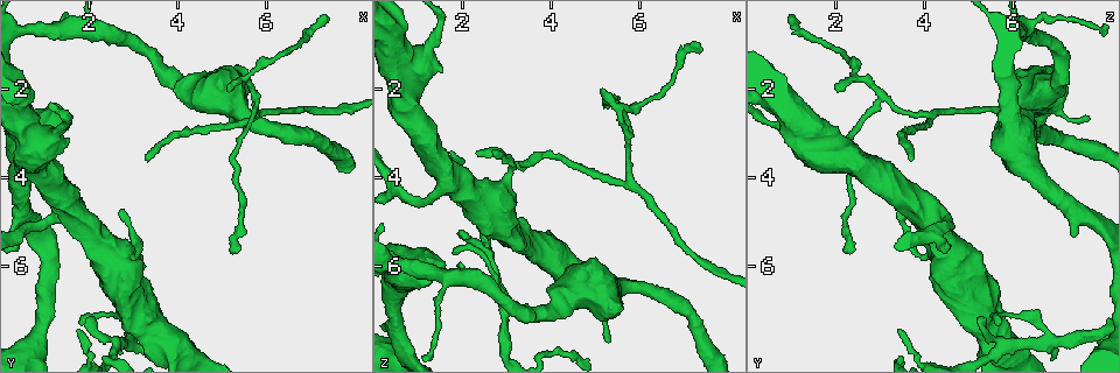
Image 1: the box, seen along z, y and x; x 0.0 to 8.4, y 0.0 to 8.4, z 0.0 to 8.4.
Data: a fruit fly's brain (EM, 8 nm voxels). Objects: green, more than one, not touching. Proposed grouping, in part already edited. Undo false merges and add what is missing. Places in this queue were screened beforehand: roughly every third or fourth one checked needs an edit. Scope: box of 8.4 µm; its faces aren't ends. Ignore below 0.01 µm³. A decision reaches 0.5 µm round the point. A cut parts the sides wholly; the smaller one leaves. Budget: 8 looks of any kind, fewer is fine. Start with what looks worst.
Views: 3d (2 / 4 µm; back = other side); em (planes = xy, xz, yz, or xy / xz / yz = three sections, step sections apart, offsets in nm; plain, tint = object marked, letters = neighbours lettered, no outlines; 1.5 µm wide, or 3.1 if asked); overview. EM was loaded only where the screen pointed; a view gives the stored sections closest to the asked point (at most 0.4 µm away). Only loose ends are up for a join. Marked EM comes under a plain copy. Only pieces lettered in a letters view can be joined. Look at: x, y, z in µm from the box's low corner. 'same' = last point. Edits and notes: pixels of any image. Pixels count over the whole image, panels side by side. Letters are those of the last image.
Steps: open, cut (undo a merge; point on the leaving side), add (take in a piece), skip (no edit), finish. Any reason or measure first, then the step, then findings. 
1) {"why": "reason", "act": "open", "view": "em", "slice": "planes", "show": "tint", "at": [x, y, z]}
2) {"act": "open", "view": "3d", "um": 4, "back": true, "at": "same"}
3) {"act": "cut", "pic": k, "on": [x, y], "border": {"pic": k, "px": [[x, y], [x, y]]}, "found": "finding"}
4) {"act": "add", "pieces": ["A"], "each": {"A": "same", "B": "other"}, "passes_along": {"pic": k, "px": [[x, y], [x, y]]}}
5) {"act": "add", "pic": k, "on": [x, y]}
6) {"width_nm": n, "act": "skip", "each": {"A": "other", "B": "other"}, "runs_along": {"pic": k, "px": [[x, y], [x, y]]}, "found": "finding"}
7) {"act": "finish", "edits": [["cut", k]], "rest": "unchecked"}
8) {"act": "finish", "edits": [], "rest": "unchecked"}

{"why": "an open end", "act": "open", "view": "3d", "um": 4, "at": [1.80, 7.30, 5.70]}

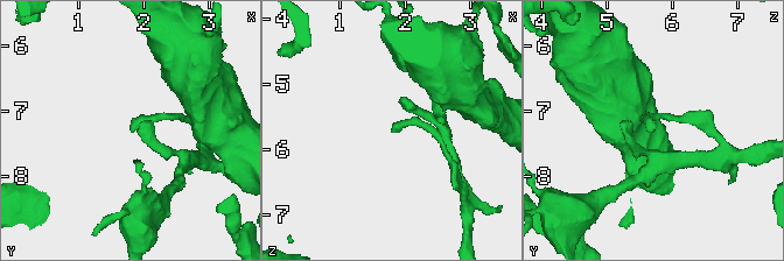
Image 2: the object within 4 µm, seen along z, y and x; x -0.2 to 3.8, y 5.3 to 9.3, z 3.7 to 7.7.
{"why": "shape alone is not enough", "act": "open", "view": "em", "slice": "planes", "show": "letters", "at": [1.80, 7.30, 5.70]}

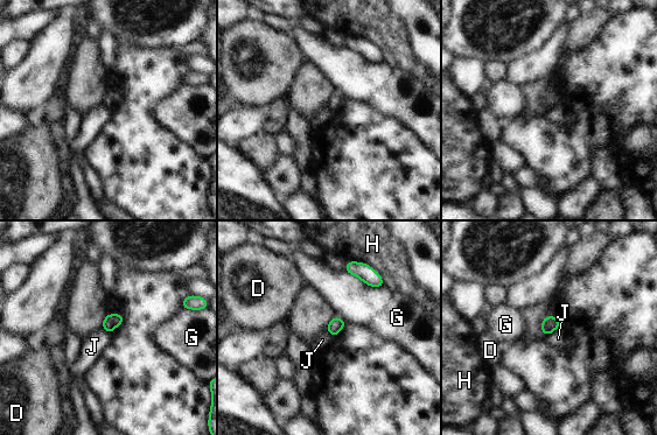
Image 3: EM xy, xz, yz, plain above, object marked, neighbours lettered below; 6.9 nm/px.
{"width_nm": 110, "act": "skip", "each": {"D": "other", "G": "other", "H": "other", "J": "other"}, "border": {"pic": 3, "px": [[559, 327], [545, 336]]}, "found": "none of them fits"}

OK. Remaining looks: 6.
{"why": "tapers out", "act": "open", "view": "em", "slice": "yz", "step": 4, "show": "letters", "at": [3.30, 3.55, 3.70]}

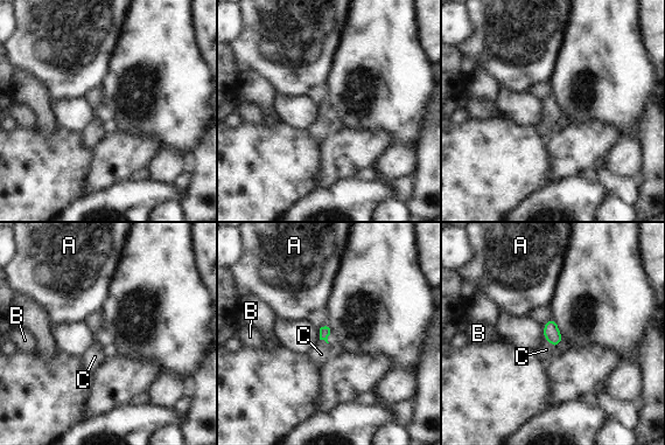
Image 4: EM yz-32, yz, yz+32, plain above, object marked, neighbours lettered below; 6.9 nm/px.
{"act": "open", "view": "em", "slice": "planes", "show": "letters", "at": "same"}

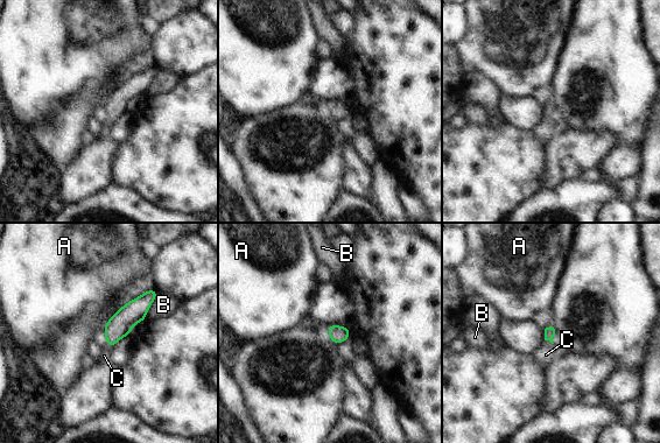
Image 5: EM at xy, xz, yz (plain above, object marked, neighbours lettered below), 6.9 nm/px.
{"longest_contact_nm": ["B", 200], "act": "add", "pieces": ["C"], "each": {"A": "other", "B": "other", "C": "same"}, "passes_along": {"pic": 5, "px": [[549, 331], [549, 340], [546, 354]]}, "found": "it goes on there"}

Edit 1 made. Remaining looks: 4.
{"why": "arms part here", "act": "open", "view": "em", "slice": "yz", "step": 4, "show": "tint", "at": [5.50, 1.75, 2.35]}

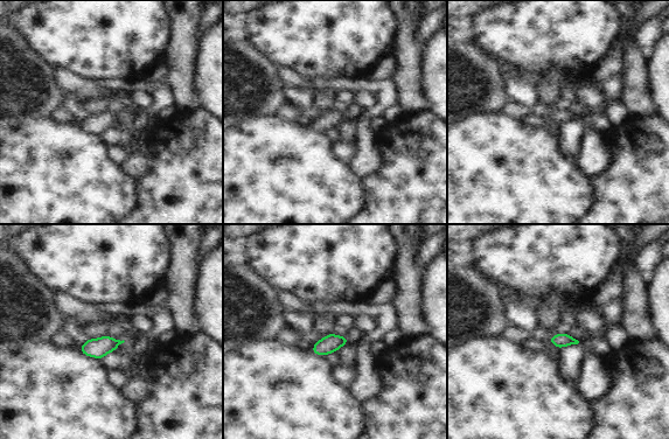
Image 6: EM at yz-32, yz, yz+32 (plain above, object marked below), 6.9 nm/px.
{"act": "open", "view": "em", "slice": "yz", "step": 4, "show": "letters", "at": "same"}

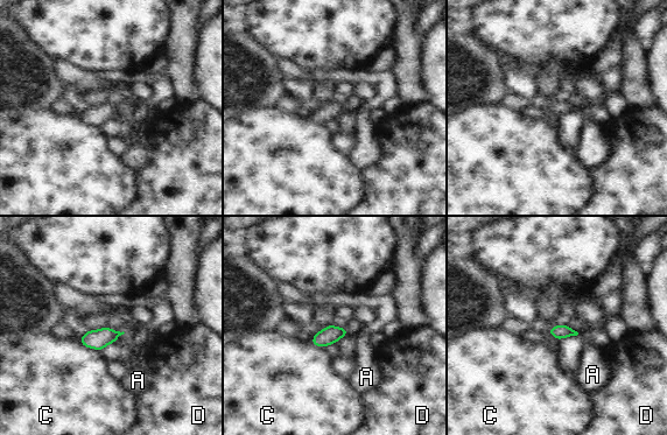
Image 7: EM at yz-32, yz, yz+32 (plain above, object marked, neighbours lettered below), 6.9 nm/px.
{"act": "skip", "each": {"A": "other", "C": "other", "D": "other"}, "border": {"pic": 7, "px": [[78, 341], [89, 348], [100, 351]]}, "found": "continuous, no second cell"}

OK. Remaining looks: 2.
{"act": "finish", "edits": [["add", 5]], "rest": "unchecked"}

